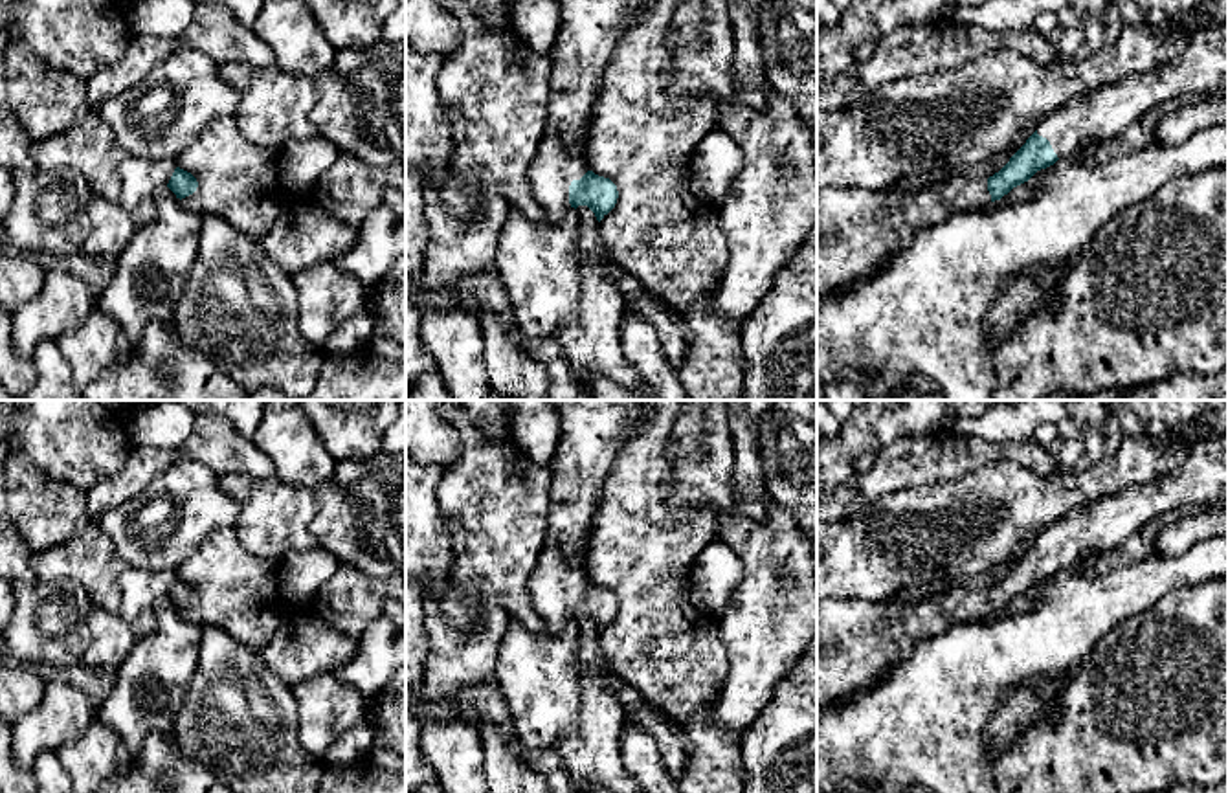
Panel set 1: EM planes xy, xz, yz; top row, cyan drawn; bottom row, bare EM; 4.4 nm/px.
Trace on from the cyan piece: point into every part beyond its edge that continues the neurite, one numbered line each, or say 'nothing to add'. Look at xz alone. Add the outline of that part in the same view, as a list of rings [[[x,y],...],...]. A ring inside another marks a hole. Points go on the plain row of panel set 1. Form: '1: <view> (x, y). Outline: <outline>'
1: xz (553, 580). Outline: [[[543,542],[532,576],[530,604],[545,622],[547,631],[558,635],[571,619],[569,597],[589,582],[586,564],[580,560],[565,560],[558,547]]]

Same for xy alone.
1: xy (140, 588). Outline: [[[127,567],[117,580],[121,589],[119,615],[132,624],[143,609],[169,595],[174,580],[176,575],[169,571]]]

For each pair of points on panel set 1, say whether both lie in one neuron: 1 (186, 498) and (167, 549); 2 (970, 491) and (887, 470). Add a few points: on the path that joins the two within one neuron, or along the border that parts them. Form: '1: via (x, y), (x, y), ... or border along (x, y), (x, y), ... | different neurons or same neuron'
1: via (177, 511), (167, 522), (167, 536) | same neuron
2: border along (977, 469), (951, 480), (904, 487), (894, 492) | different neurons

